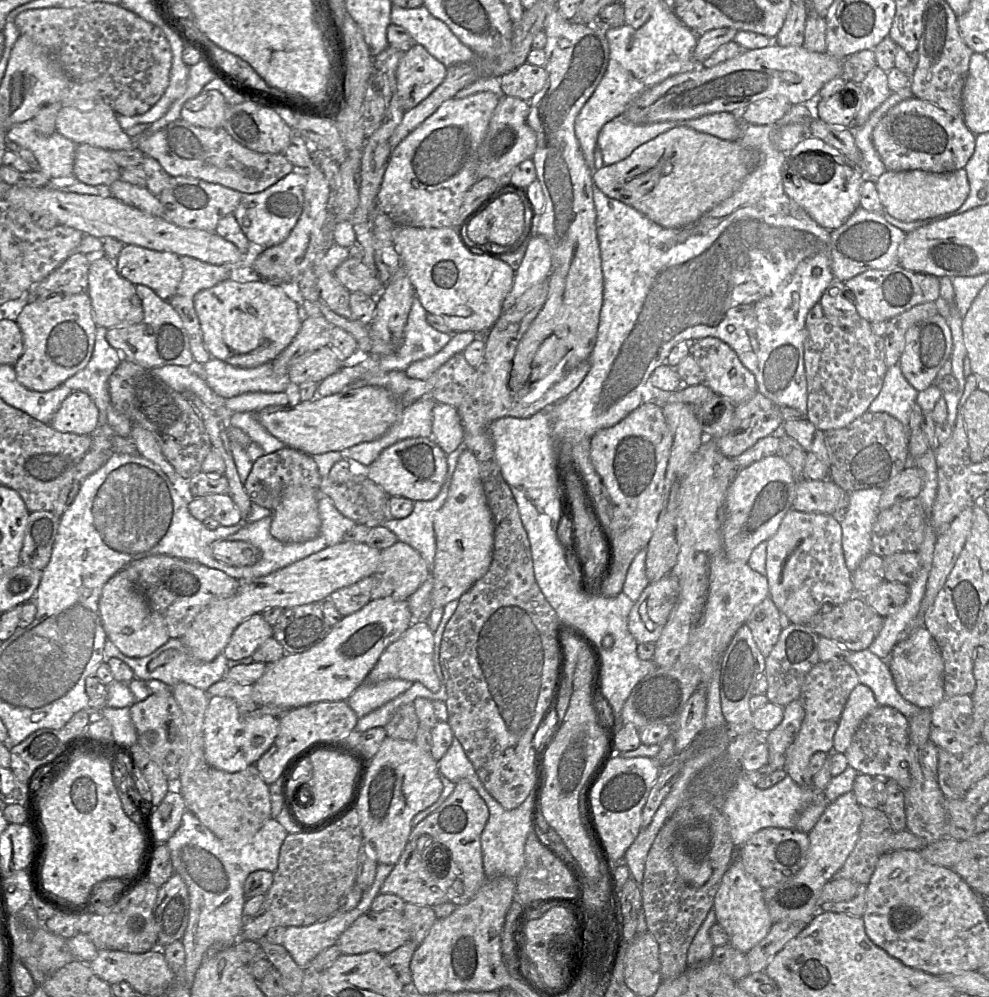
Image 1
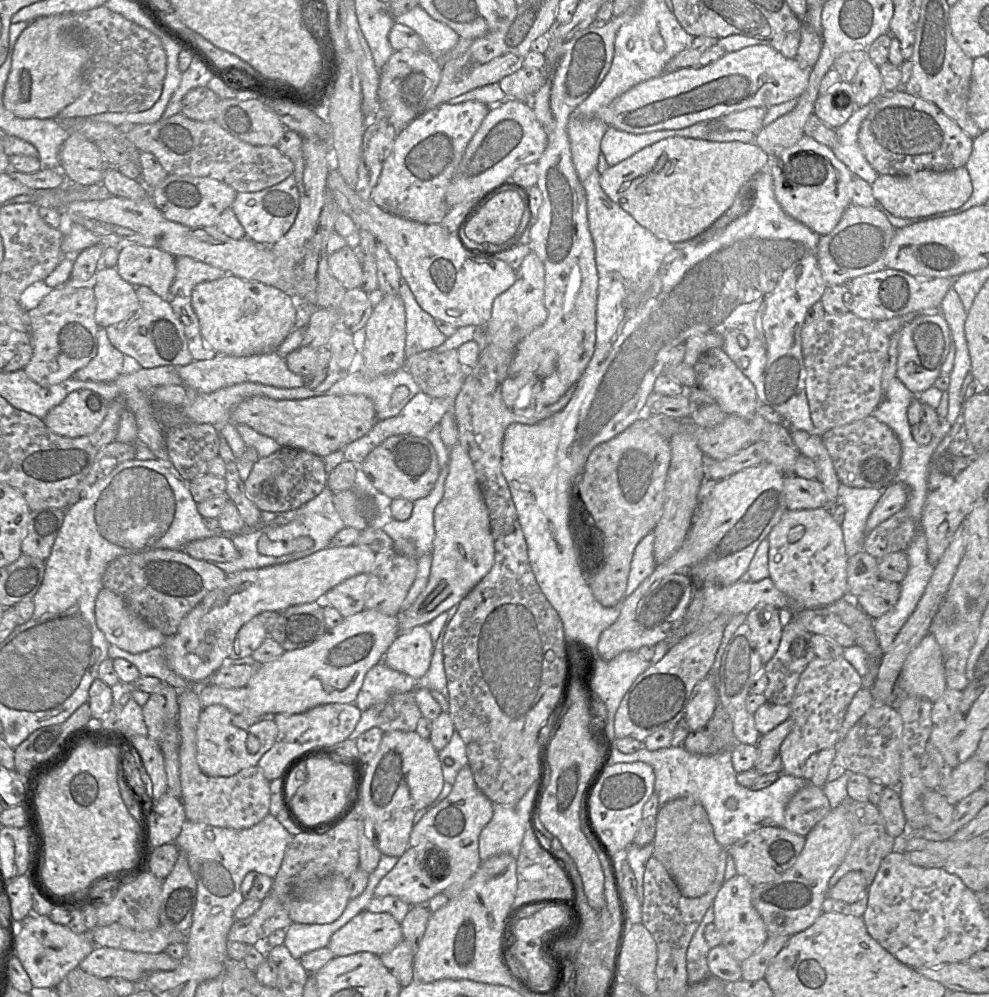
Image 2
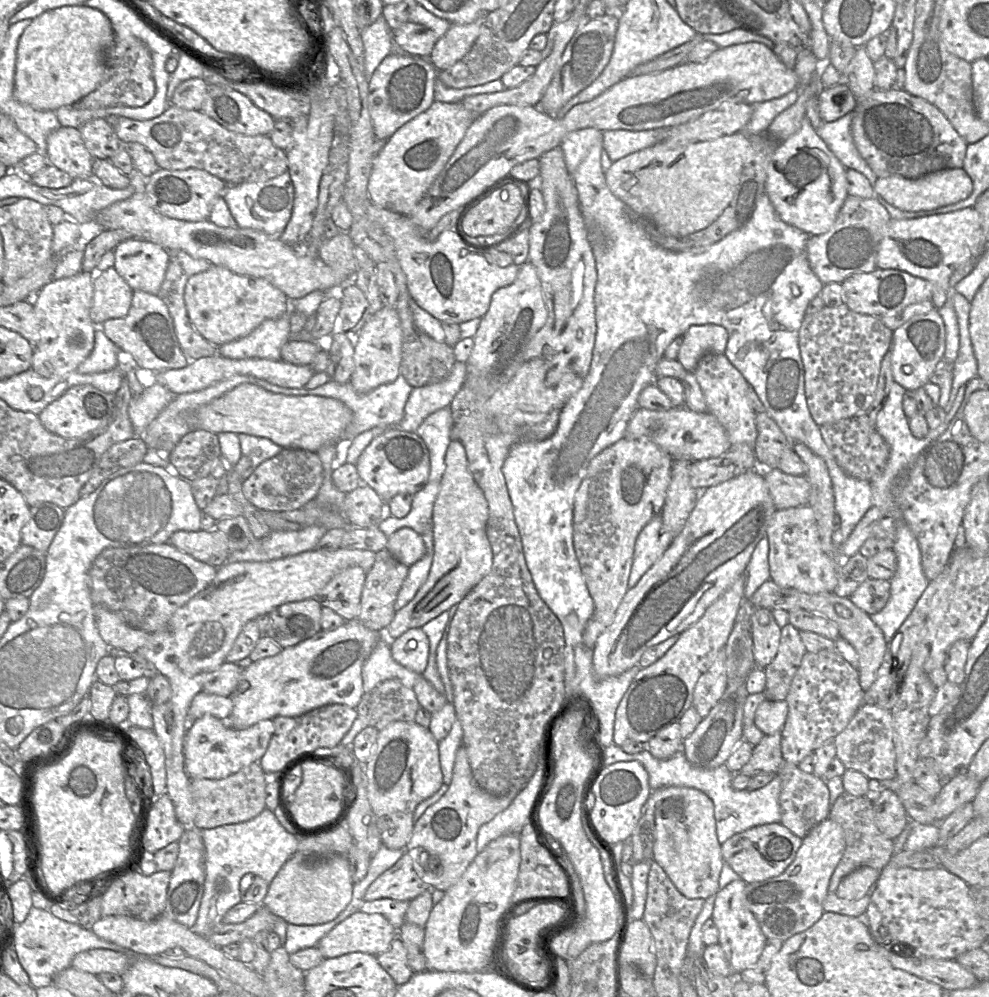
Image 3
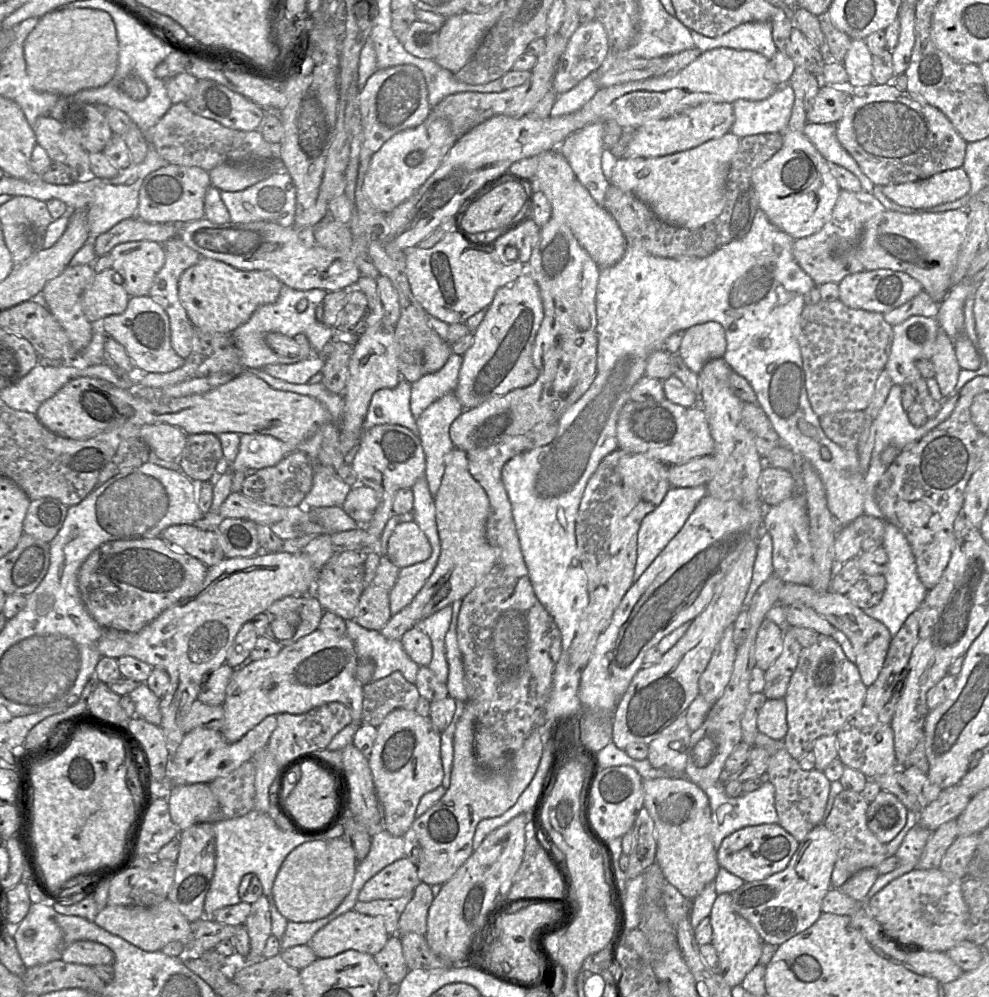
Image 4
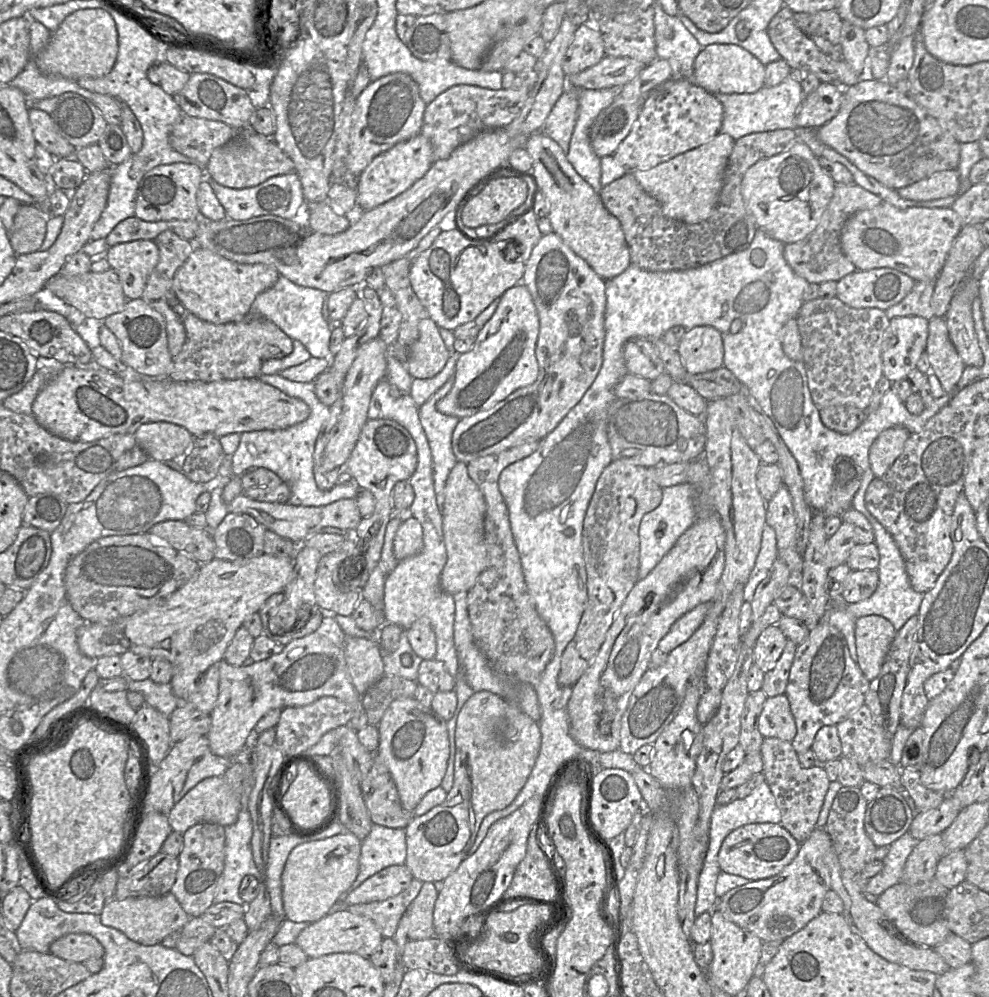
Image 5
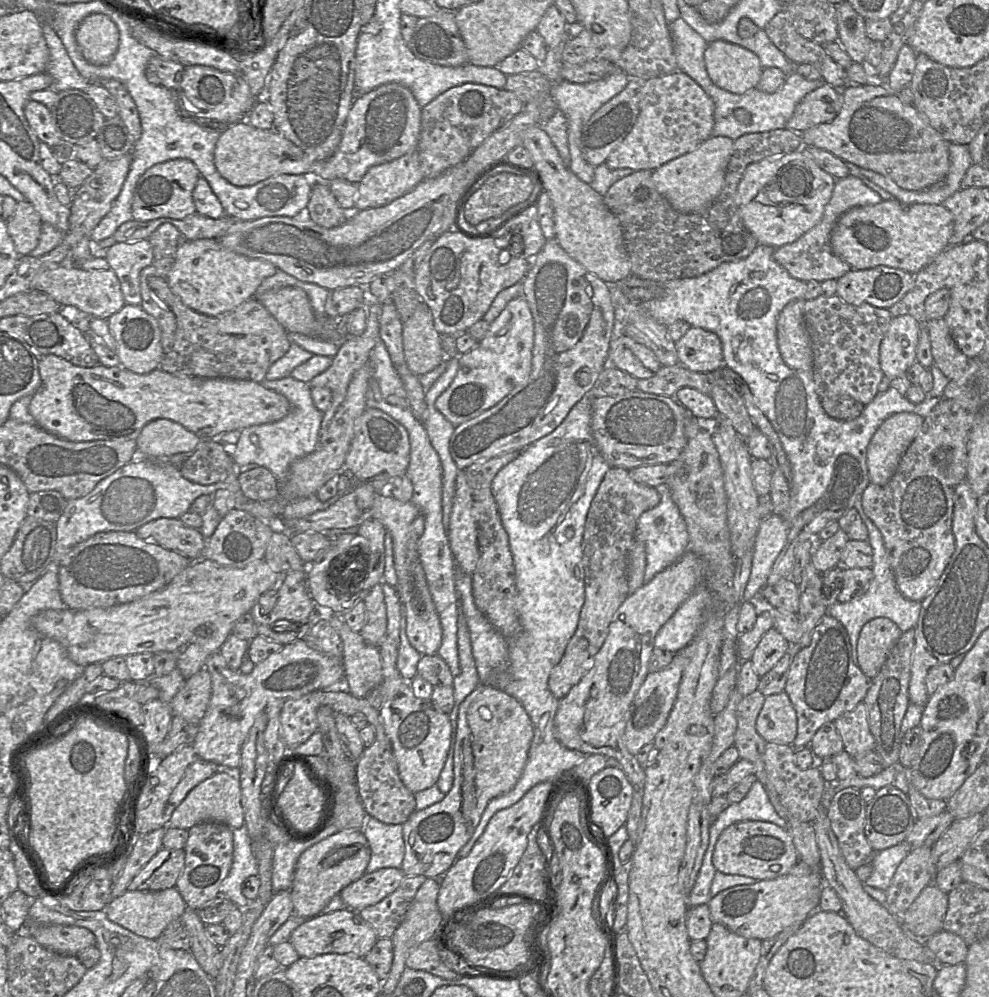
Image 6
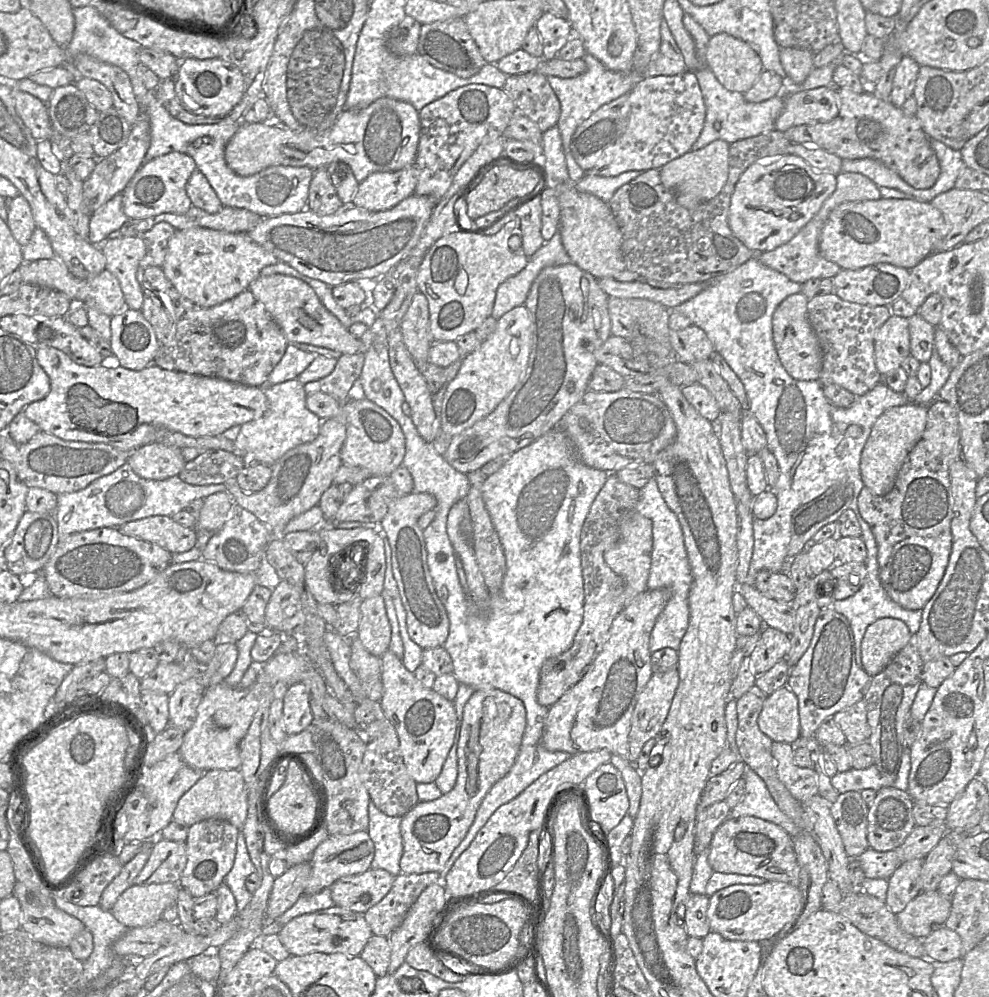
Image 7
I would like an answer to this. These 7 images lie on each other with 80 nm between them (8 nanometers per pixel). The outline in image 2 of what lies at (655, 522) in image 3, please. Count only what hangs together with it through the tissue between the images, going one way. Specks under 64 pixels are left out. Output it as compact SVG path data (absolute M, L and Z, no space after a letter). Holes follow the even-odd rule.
M649 532L637 544L630 565L625 597L631 595L657 566L654 559L654 540L654 533Z

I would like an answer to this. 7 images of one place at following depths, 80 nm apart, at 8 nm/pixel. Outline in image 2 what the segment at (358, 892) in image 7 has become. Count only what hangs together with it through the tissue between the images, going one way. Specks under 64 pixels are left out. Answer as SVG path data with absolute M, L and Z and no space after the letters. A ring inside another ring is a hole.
M409 846L392 870L378 883L374 897L394 896L410 906L416 906L426 904L431 898L441 894L449 886L448 869L444 877L433 880L423 867L426 863L421 861L414 847Z

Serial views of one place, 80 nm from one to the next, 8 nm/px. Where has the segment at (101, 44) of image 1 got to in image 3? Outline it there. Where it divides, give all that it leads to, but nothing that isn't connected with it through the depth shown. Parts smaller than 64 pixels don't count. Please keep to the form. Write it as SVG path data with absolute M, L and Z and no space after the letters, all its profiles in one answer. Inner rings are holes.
M114 33L114 42L106 57L106 68L101 84L75 105L81 109L114 106L142 107L152 100L155 92L153 61L147 45L132 34L127 38L119 39Z

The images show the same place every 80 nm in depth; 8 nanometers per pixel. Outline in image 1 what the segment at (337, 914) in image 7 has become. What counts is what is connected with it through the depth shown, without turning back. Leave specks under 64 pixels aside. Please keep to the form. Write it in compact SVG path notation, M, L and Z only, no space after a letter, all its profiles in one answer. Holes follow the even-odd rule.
M368 911L358 917L335 943L342 954L376 951L388 954L411 940L409 923L403 912Z

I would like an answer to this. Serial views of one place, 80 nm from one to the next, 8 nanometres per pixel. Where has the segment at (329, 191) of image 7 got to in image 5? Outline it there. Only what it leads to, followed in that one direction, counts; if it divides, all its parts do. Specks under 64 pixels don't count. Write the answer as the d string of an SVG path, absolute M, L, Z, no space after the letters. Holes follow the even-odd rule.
M328 200L309 204L309 227L323 235L336 235L350 227L345 215L337 214Z

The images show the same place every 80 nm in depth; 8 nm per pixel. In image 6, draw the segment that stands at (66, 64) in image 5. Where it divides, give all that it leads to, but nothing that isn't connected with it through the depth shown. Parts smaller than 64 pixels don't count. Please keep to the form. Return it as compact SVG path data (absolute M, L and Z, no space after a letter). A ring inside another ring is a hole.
M95 13L85 17L75 32L79 51L90 64L108 64L119 46L116 24L105 14Z

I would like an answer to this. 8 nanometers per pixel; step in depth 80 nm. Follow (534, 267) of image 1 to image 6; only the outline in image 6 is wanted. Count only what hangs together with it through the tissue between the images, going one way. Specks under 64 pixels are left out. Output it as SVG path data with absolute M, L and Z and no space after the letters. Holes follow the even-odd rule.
M525 296L511 300L501 314L490 323L484 338L471 350L457 355L459 368L452 383L436 400L436 409L454 426L466 422L496 405L511 390L526 381L532 369L534 319Z

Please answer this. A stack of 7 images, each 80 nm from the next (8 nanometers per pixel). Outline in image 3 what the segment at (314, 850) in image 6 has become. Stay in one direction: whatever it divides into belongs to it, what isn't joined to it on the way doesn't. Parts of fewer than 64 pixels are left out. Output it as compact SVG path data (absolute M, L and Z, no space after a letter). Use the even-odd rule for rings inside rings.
M293 854L269 884L262 905L288 924L319 925L334 920L350 903L353 892L350 865L346 856L310 859Z

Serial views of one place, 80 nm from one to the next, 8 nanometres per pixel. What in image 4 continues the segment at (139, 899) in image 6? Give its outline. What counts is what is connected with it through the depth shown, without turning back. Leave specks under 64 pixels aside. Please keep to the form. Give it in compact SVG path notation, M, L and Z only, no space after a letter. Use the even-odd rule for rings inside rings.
M169 899L153 907L107 905L98 912L94 922L104 930L149 952L159 951L171 941L180 941L186 948L192 940L191 923Z

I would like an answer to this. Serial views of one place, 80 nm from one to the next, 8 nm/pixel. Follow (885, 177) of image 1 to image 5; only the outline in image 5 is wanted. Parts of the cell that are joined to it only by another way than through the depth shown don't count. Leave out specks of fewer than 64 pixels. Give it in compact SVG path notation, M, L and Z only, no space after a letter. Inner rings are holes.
M957 169L936 172L929 178L897 189L897 192L902 198L915 201L957 196L960 193L959 173Z

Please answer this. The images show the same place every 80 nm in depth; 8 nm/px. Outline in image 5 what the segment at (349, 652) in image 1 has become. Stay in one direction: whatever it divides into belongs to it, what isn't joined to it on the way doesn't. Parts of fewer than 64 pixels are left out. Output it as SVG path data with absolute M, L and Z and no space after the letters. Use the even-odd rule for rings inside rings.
M317 632L293 640L279 654L249 666L232 666L222 659L217 668L218 698L210 713L211 726L206 735L212 753L217 756L239 761L238 754L249 733L266 713L272 709L305 706L324 696L336 697L353 708L348 725L355 731L368 725L362 696L350 681L343 647L335 646Z

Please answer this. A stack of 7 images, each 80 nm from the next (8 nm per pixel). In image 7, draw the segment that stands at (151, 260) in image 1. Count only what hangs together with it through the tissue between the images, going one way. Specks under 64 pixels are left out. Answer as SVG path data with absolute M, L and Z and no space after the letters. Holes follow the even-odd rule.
M140 236L108 239L101 251L106 258L106 270L120 283L127 308L140 310L144 294L137 280L137 270L146 253L143 239Z

